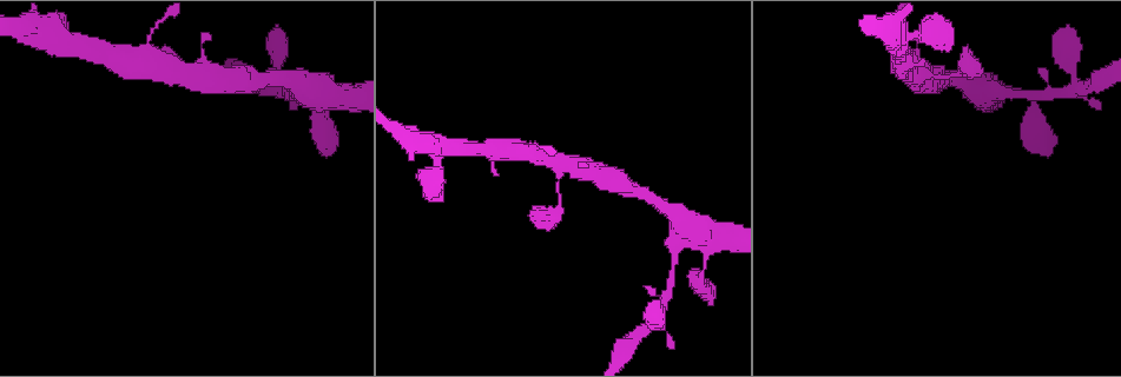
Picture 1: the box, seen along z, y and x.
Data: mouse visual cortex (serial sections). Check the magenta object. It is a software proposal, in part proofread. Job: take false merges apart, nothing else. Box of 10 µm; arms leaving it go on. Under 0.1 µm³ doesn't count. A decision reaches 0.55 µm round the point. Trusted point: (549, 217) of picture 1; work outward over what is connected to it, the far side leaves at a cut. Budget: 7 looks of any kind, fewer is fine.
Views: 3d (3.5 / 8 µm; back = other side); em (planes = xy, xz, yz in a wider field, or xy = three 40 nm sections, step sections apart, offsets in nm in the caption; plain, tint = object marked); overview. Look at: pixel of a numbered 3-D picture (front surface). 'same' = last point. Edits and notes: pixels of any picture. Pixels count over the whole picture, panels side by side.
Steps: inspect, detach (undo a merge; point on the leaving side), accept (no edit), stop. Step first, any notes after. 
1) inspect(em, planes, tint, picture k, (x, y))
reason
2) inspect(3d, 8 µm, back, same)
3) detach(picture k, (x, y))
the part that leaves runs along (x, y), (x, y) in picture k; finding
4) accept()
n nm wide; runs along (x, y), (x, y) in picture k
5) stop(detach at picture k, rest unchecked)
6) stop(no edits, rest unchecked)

inspect(3d, 8 µm, back, picture 1, (680, 217))
sharp bend

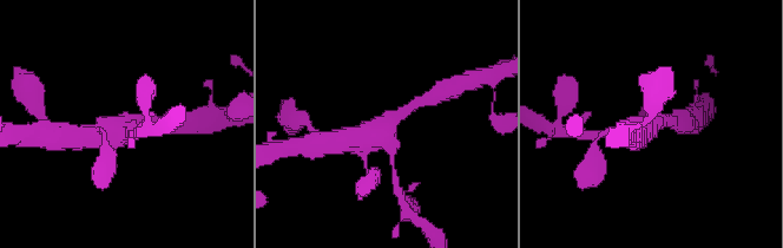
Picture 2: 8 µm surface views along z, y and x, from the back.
inspect(3d, 3.5 µm, same)

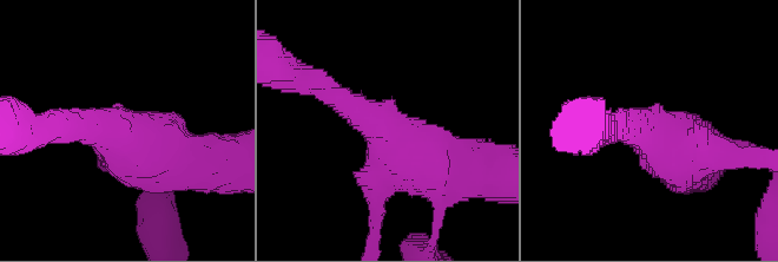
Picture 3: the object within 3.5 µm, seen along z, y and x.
inspect(em, planes, tint, picture 3, (657, 136))
need the tissue

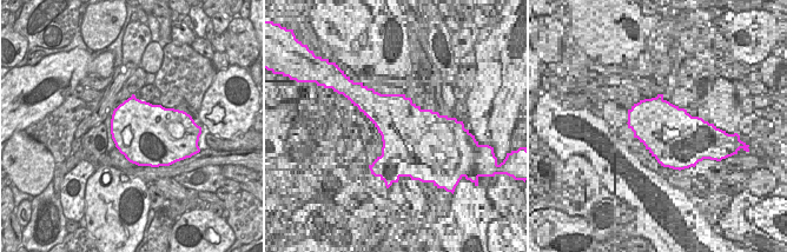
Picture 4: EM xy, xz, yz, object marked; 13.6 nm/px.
accept()
runs along (628, 129), (677, 150), (752, 157) in picture 3; all the same cell

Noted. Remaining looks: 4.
inspect(3d, 3.5 µm, picture 1, (1073, 86))
side arm on a straight run

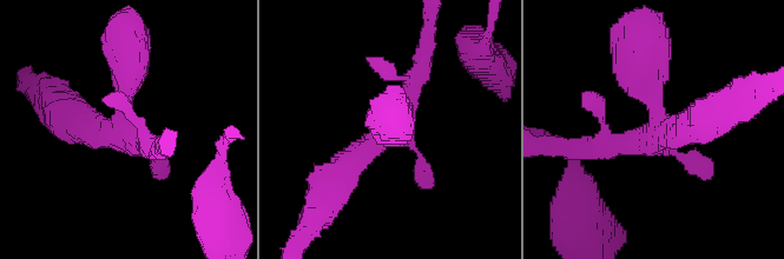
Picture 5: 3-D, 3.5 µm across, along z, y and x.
inspect(em, xy, step 5, tint, picture 5, (123, 130))

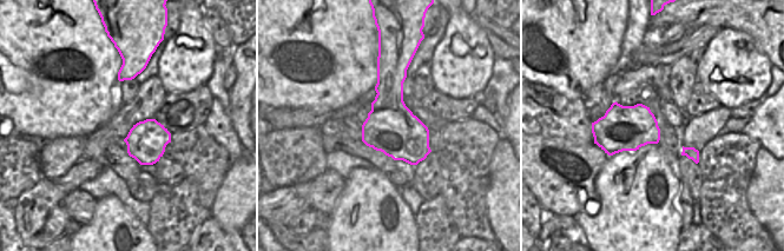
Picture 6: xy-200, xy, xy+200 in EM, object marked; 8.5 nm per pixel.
inspect(em, xy, step 3, tint, same)
cut it another way

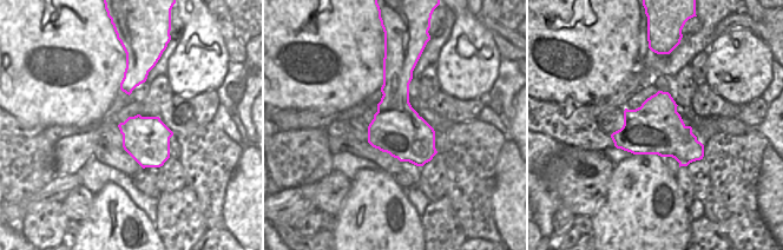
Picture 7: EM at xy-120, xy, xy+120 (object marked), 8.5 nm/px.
accept()
runs along (598, 146), (659, 131), (640, 55) in picture 5; one cell here

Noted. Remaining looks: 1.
stop(no edits, rest unchecked)

